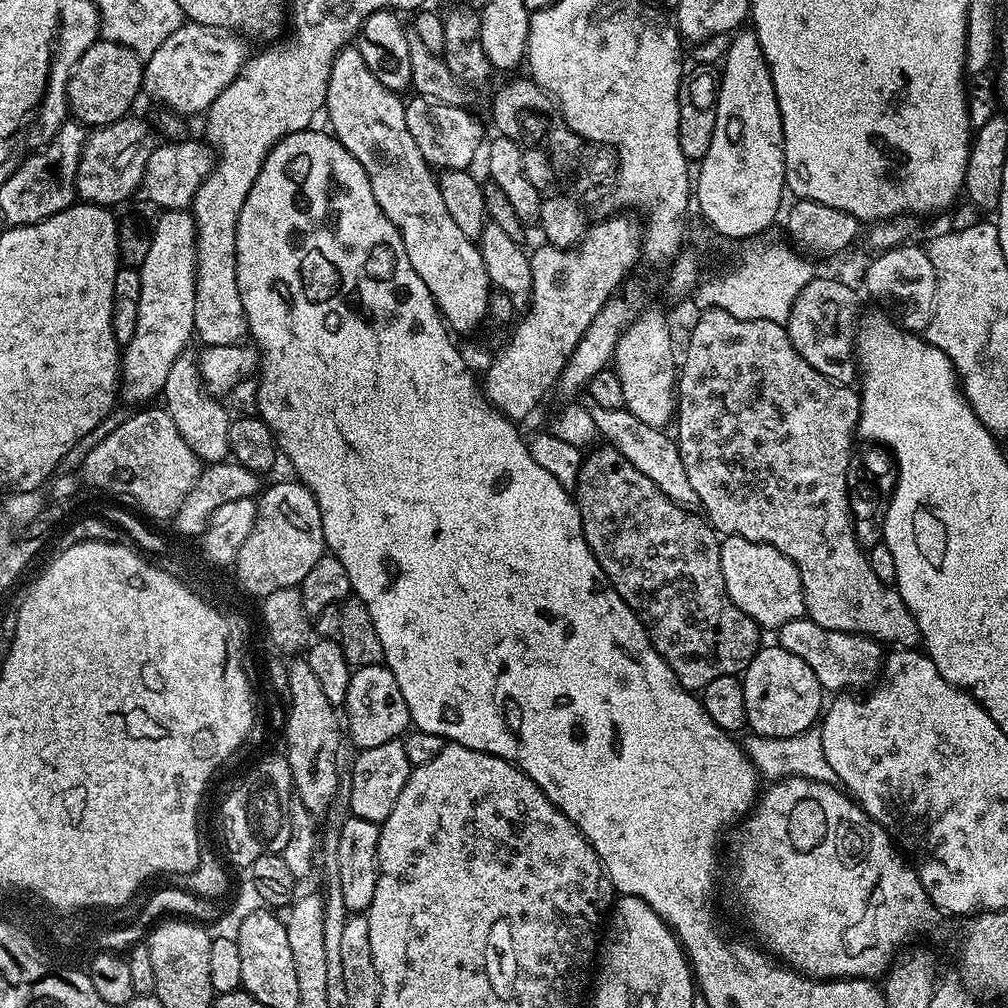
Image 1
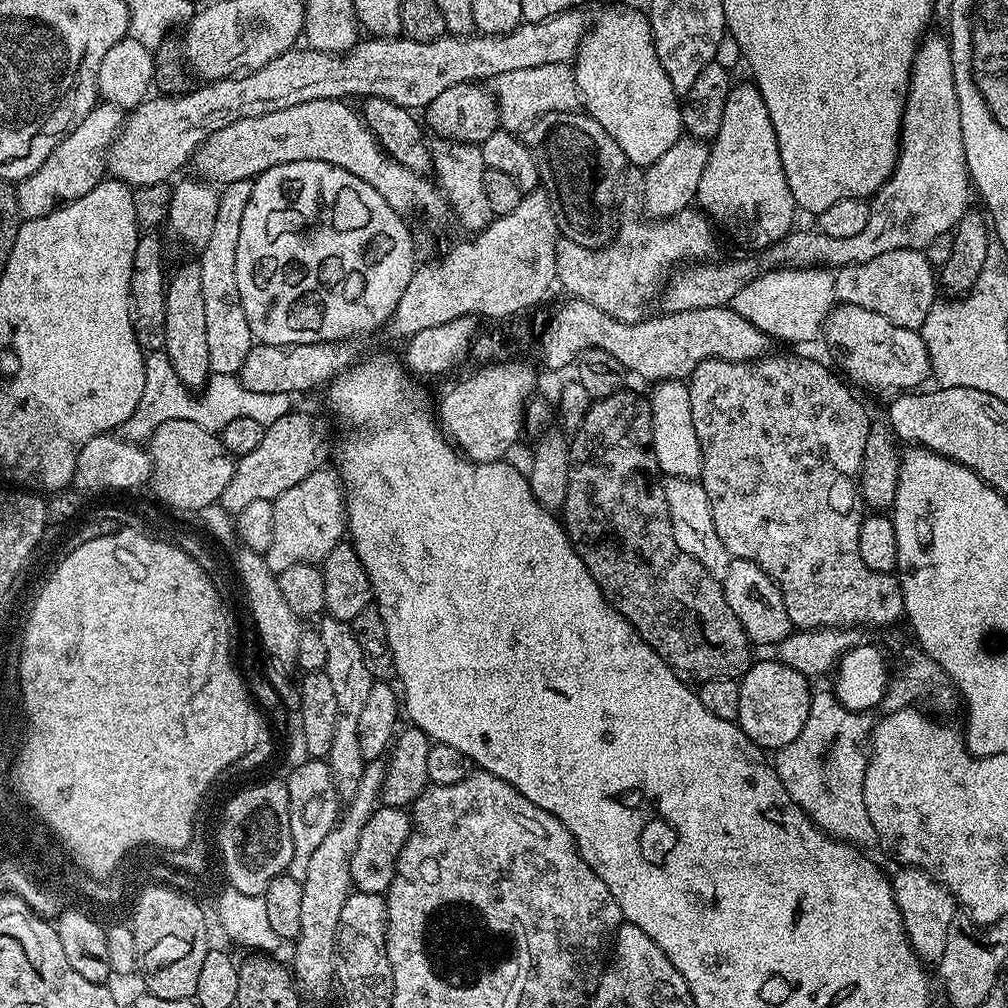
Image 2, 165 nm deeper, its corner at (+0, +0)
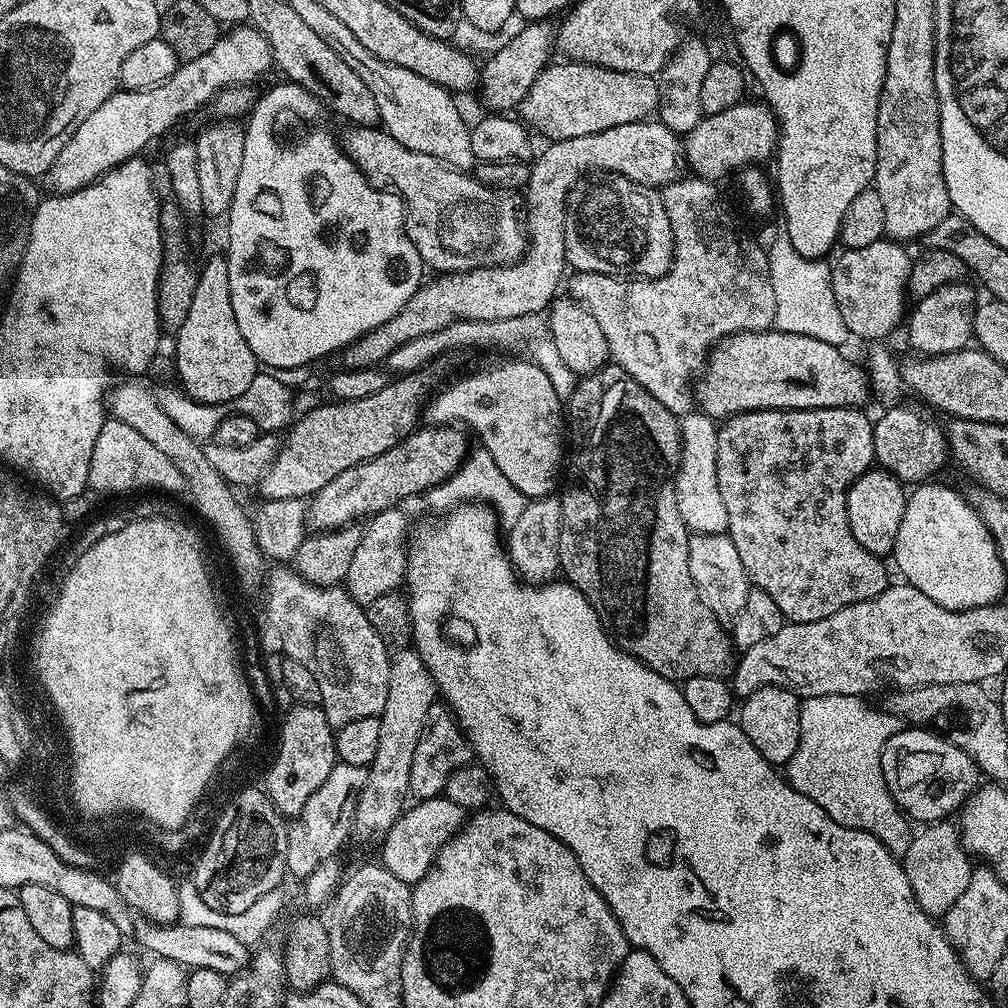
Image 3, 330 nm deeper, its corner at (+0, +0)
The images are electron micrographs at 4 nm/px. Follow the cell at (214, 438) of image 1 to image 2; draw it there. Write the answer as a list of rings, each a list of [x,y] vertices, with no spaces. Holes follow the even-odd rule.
[[[199,263],[184,264],[168,279],[166,294],[166,342],[164,352],[188,389],[200,390],[209,380],[210,349],[206,342],[206,301],[202,294],[202,270]]]

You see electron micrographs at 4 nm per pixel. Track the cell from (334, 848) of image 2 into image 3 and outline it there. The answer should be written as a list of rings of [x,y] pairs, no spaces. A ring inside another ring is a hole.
[[[415,648],[399,649],[391,657],[391,662],[390,691],[386,694],[386,706],[378,717],[378,754],[374,754],[374,762],[367,767],[366,786],[362,788],[352,819],[352,832],[364,840],[371,836],[378,838],[388,832],[404,811],[404,799],[410,796],[410,765],[414,750],[418,746],[418,738],[422,738],[432,705],[438,700],[436,684]]]

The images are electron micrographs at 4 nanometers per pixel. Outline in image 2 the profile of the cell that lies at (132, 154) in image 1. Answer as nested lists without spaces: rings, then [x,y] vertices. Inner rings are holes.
[[[573,10],[542,22],[522,22],[514,30],[497,36],[445,34],[434,42],[364,38],[348,52],[320,52],[317,48],[296,46],[260,69],[224,80],[210,80],[193,92],[188,90],[177,96],[156,94],[131,109],[123,128],[108,146],[107,175],[133,189],[171,181],[210,134],[230,126],[230,122],[238,122],[238,118],[258,118],[258,114],[286,110],[286,106],[302,102],[377,96],[409,110],[424,110],[450,86],[484,82],[506,70],[524,70],[526,66],[568,64],[586,31],[584,14]]]

